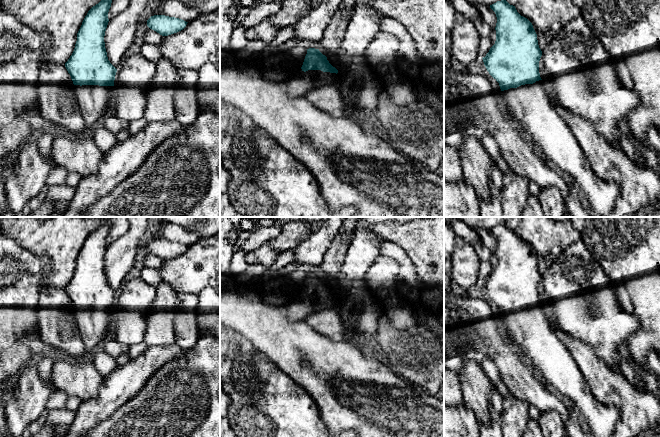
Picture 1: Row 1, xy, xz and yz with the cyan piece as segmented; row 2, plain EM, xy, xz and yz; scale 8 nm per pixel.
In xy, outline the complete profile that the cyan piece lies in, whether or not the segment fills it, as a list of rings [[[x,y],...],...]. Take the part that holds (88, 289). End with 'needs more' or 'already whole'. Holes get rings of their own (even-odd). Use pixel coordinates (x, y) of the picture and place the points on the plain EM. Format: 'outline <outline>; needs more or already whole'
outline [[[107,221],[88,235],[74,275],[65,287],[86,353],[103,341],[113,322],[117,293],[108,284],[104,266],[111,227],[112,222]]]; needs more

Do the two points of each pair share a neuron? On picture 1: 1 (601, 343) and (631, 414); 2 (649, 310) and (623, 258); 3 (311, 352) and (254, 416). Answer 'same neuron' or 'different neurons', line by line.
1: different neurons
2: same neuron
3: different neurons

